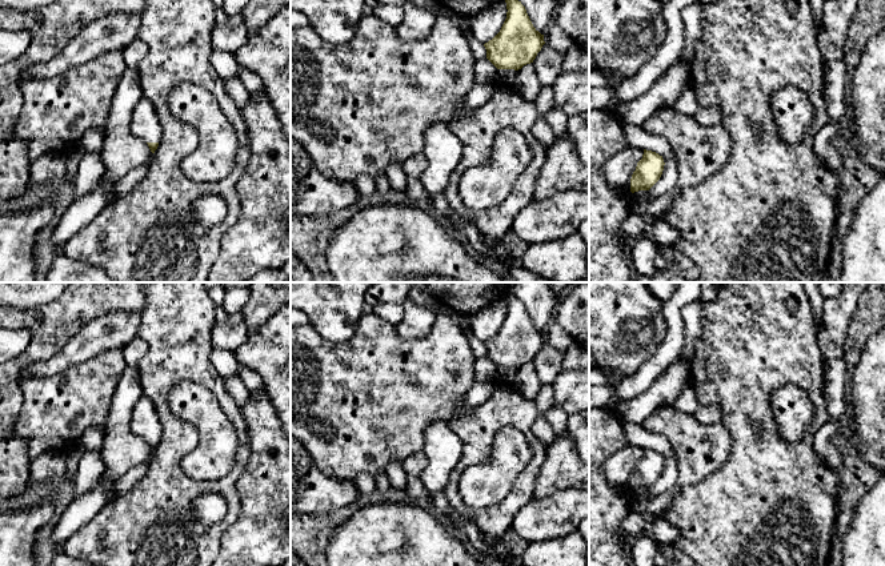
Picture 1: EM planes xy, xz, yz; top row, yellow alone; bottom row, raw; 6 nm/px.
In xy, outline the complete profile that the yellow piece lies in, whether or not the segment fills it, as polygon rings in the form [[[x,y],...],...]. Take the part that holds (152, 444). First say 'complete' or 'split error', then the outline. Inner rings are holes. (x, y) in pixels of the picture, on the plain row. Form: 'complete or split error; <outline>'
split error; [[[143,396],[133,406],[129,421],[129,430],[143,439],[145,439],[152,451],[159,445],[163,427],[157,418],[153,402]]]

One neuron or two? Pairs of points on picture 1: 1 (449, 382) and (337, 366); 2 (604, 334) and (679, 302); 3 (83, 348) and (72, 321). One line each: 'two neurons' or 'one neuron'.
1: one neuron
2: two neurons
3: two neurons

